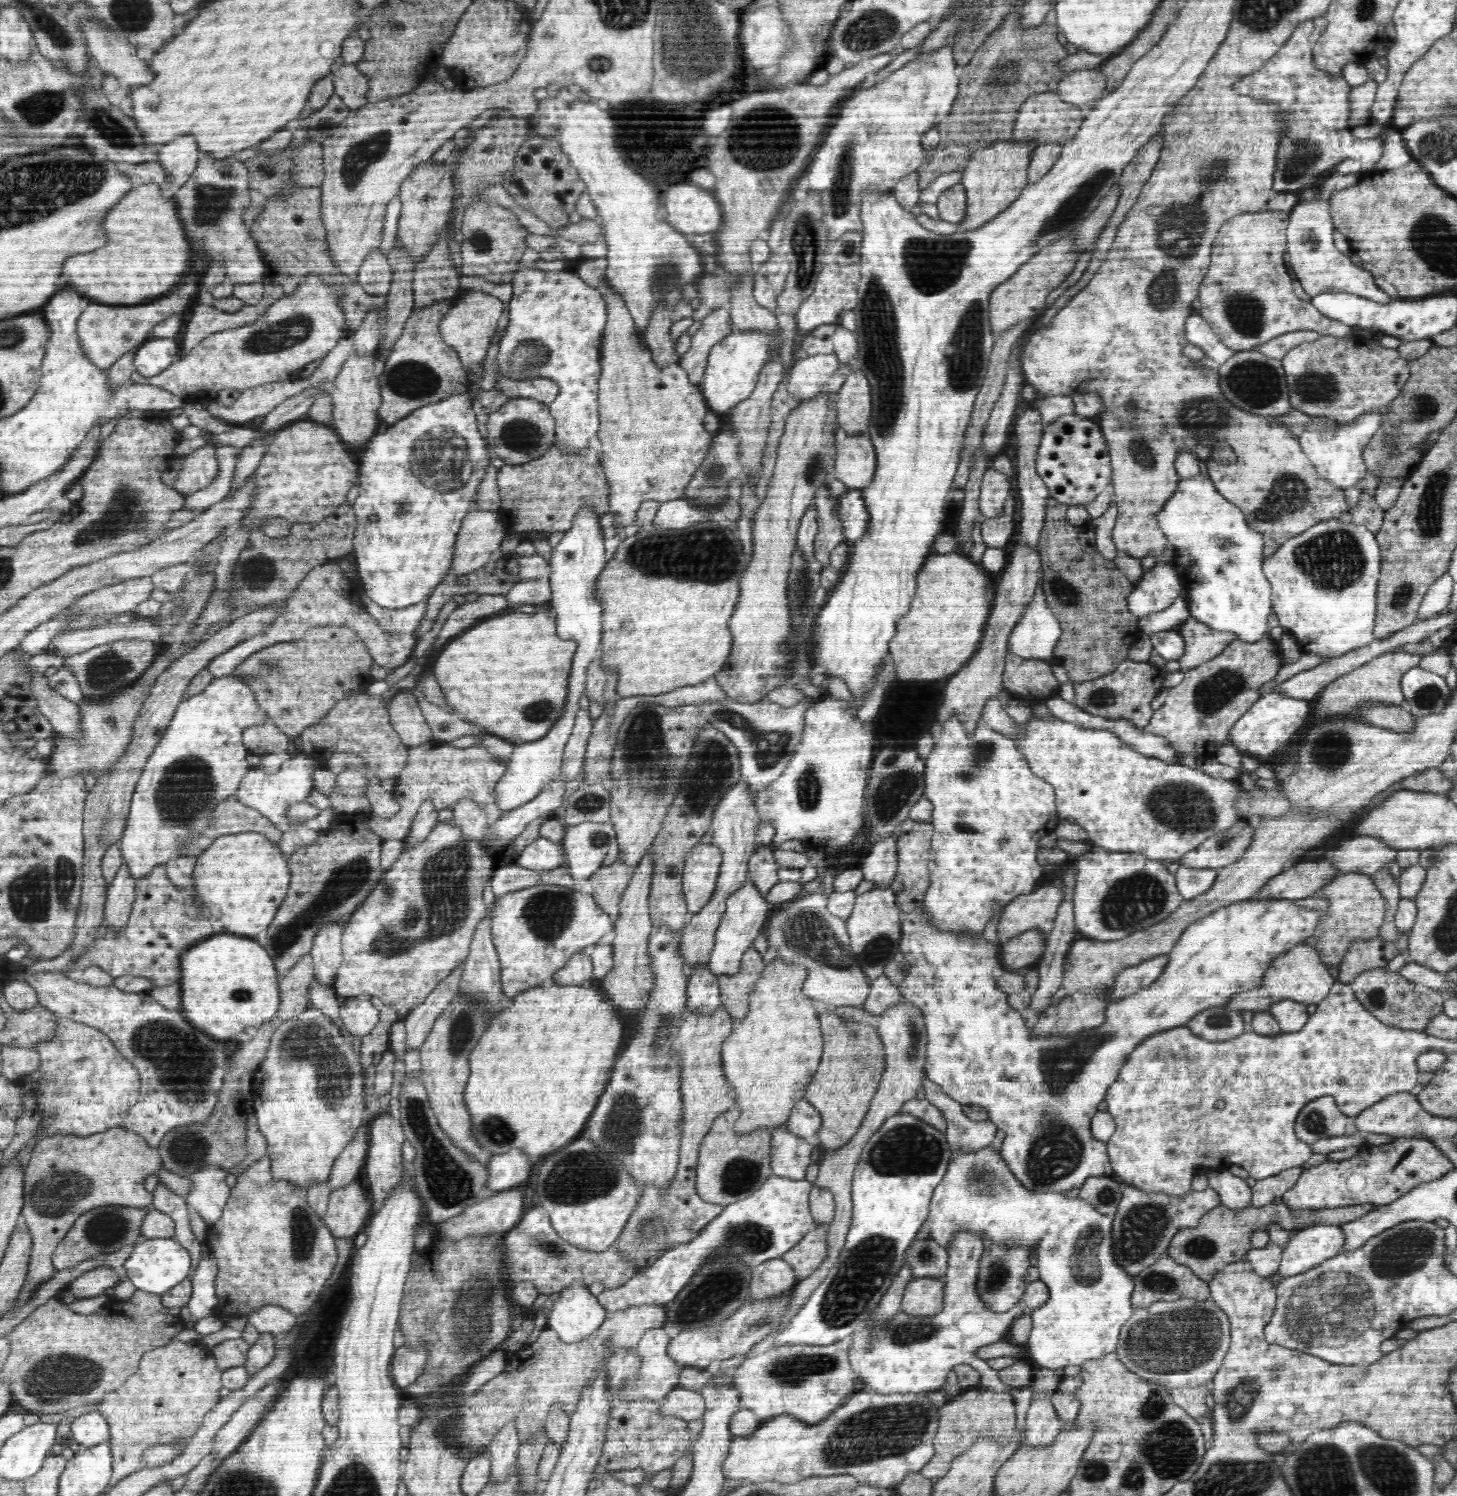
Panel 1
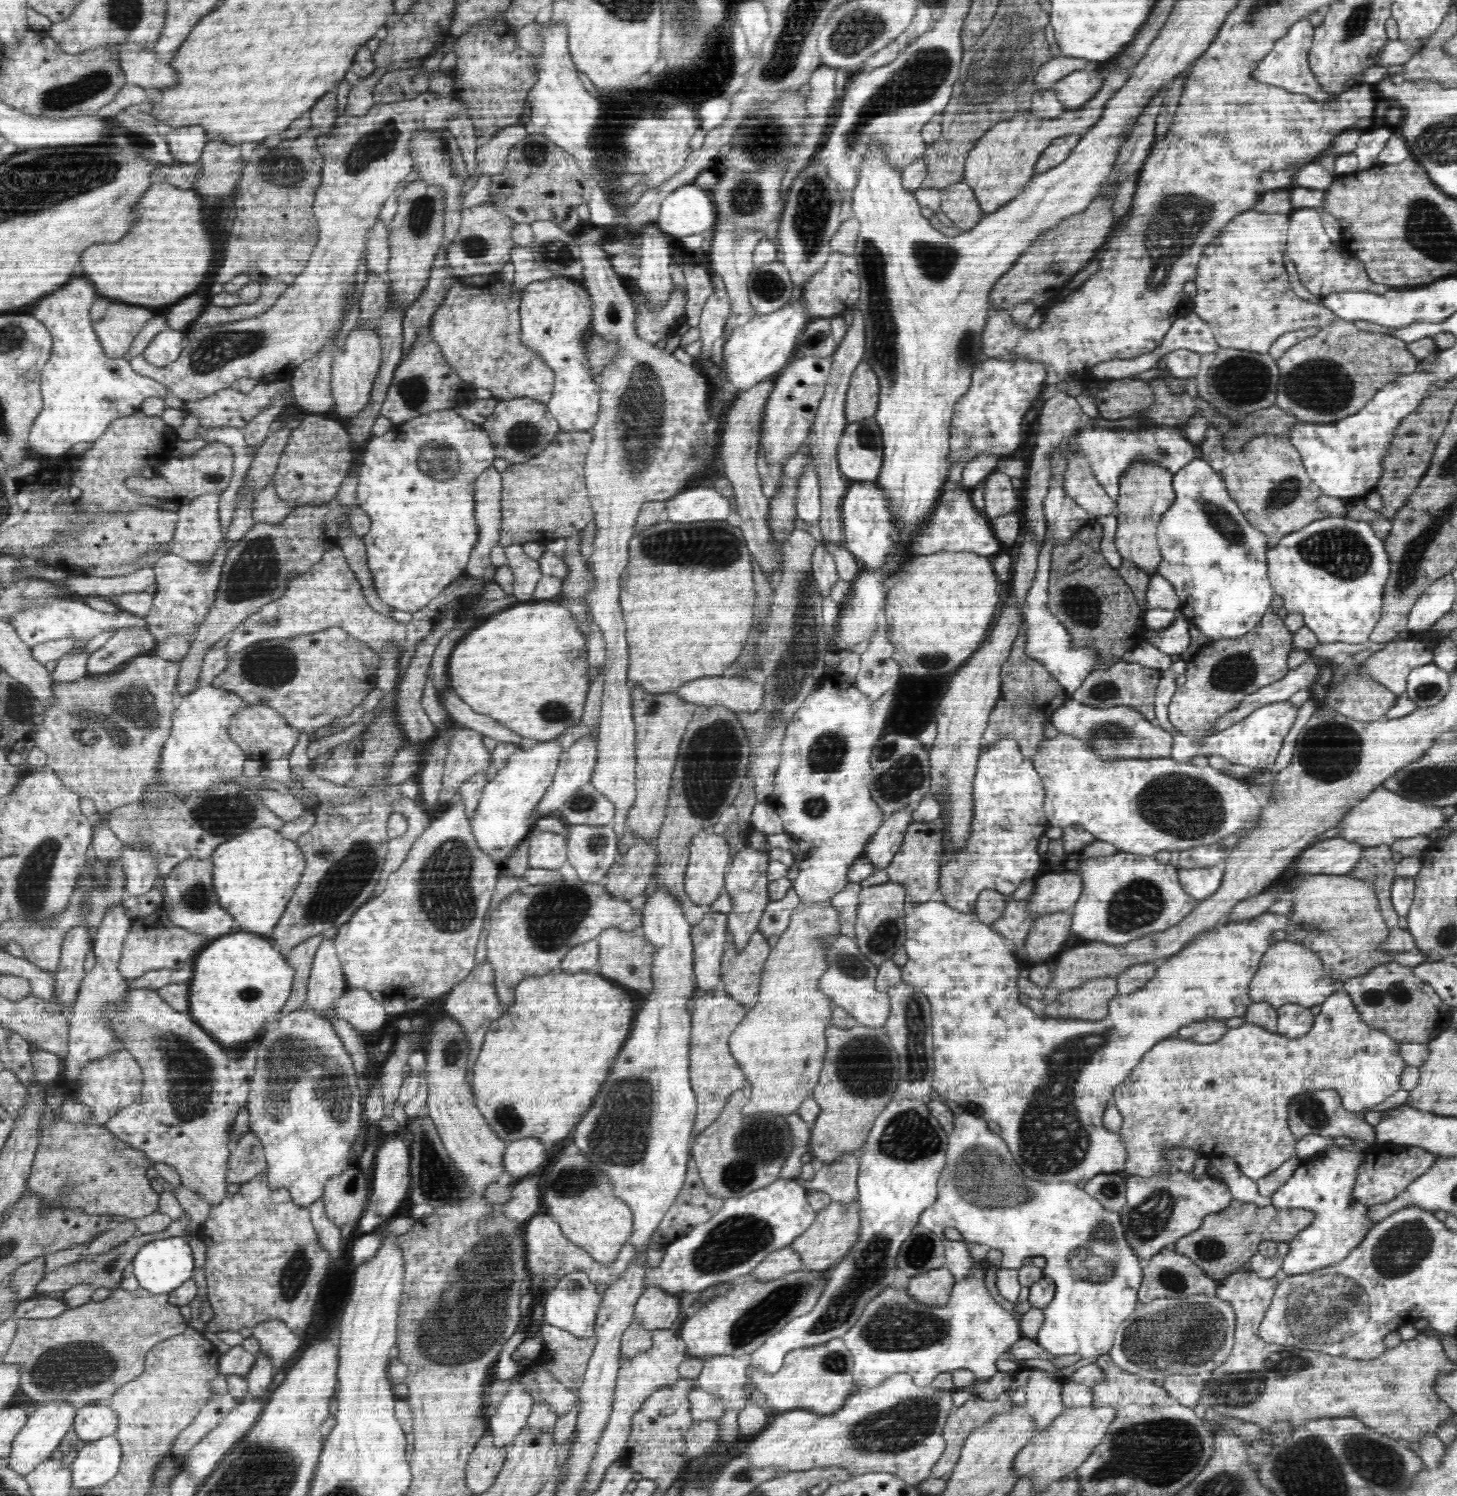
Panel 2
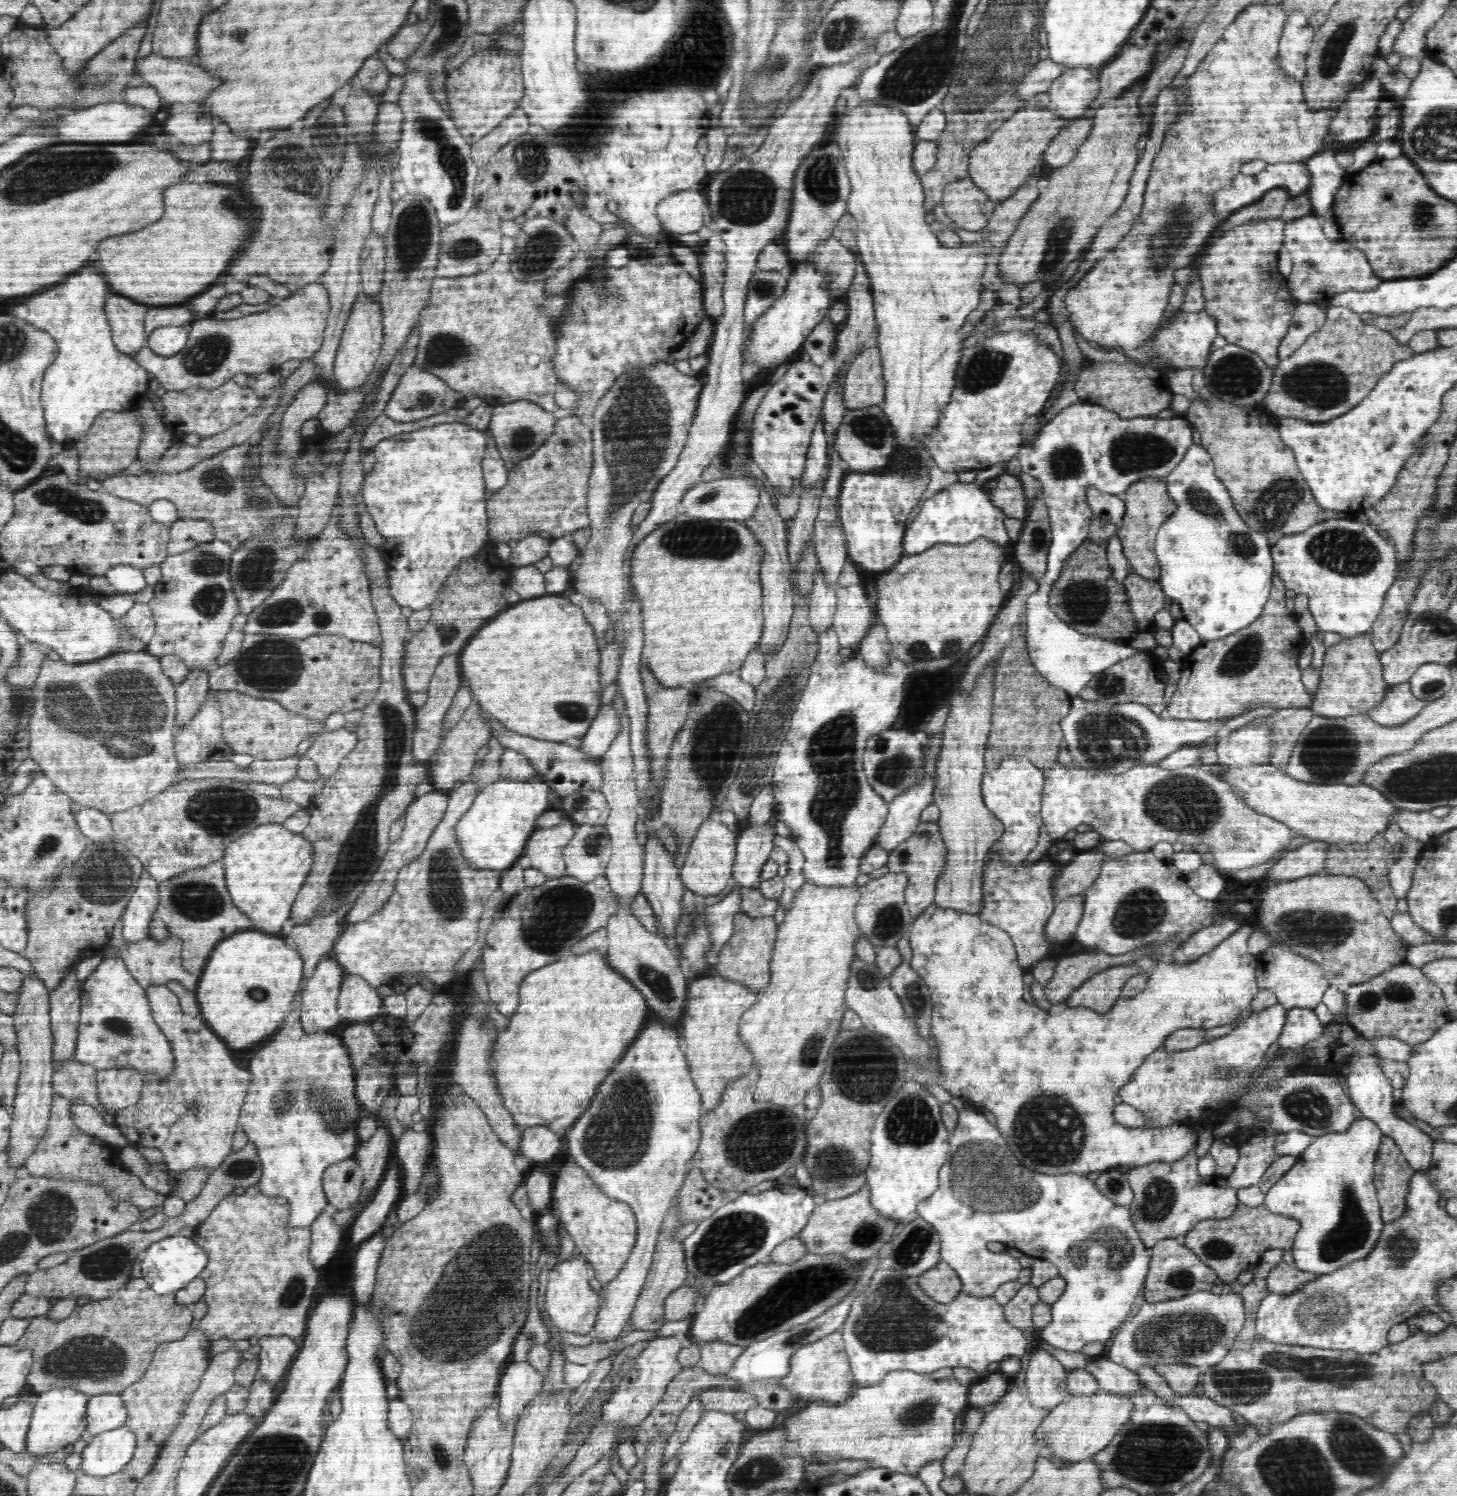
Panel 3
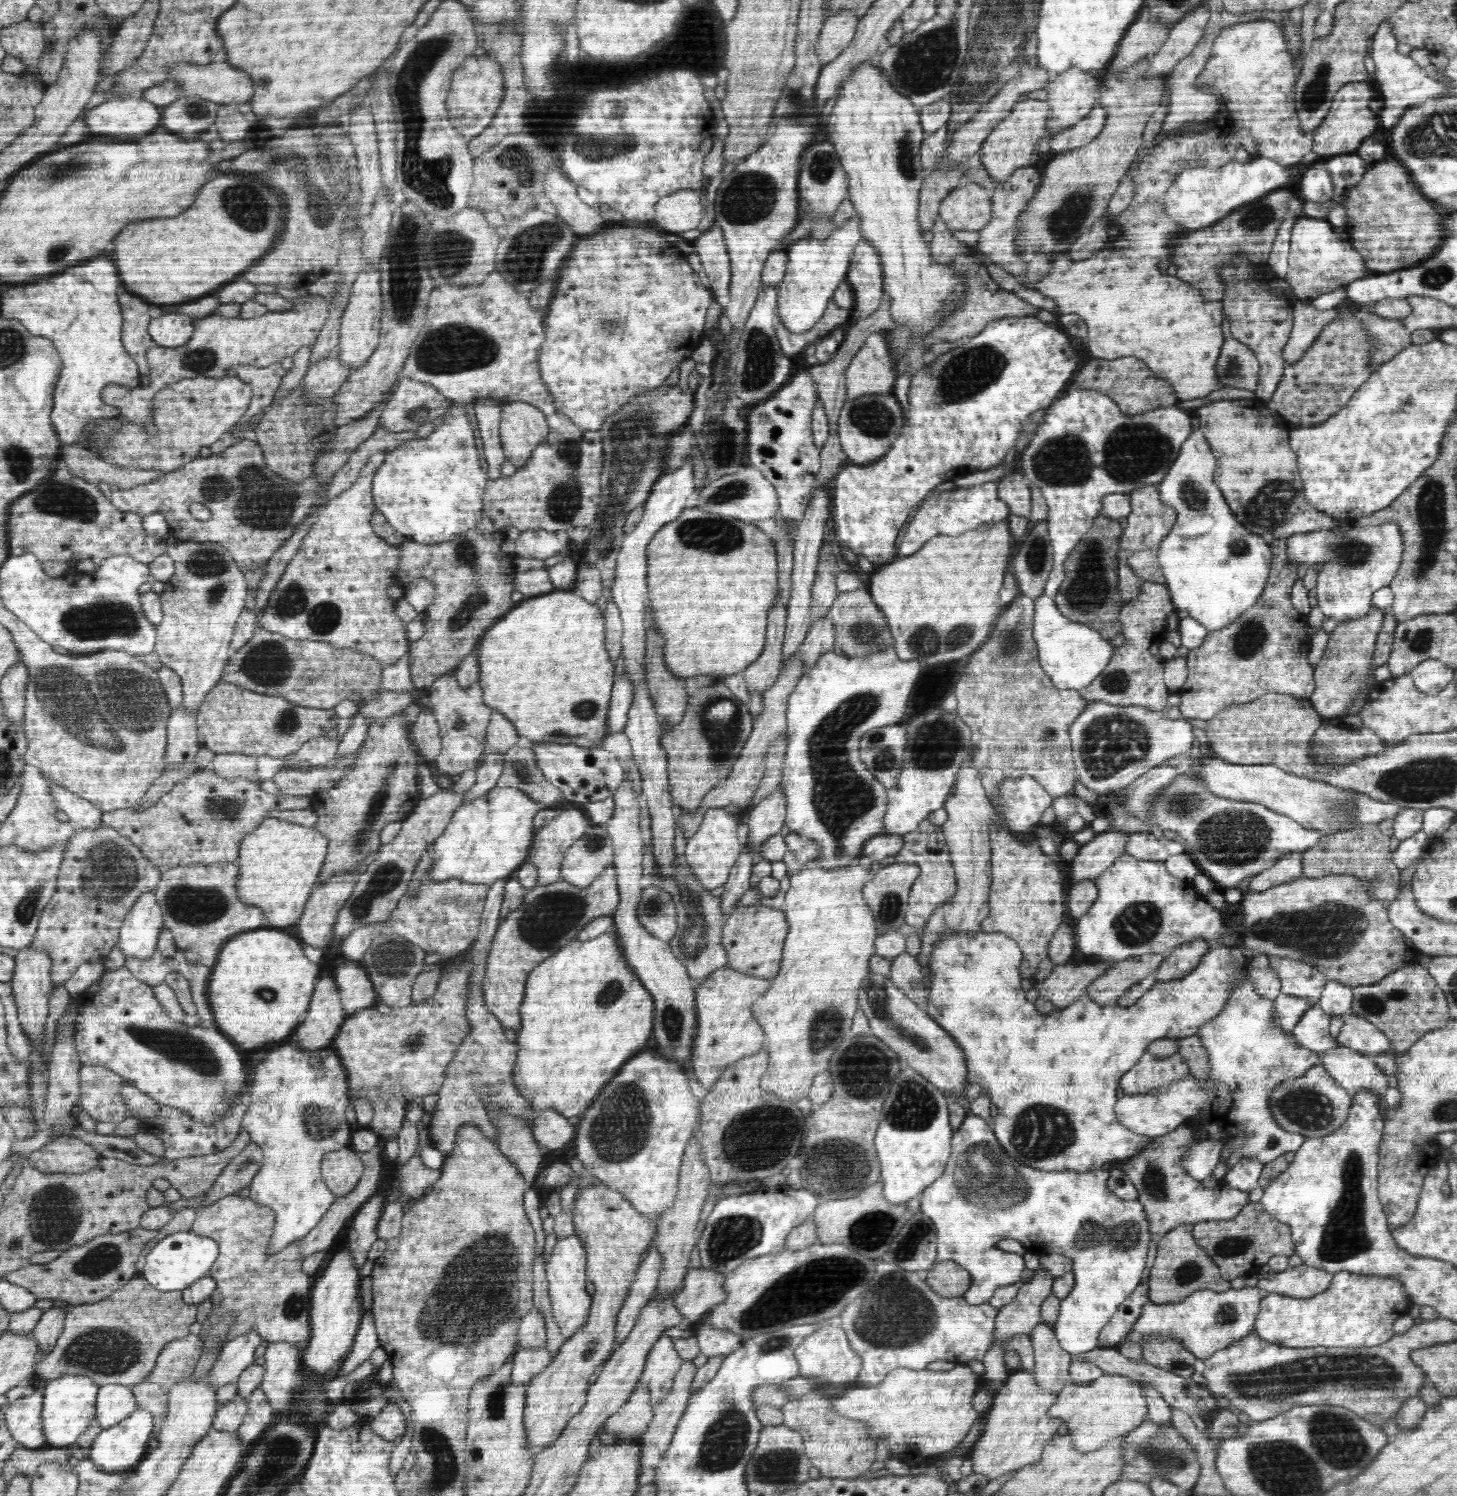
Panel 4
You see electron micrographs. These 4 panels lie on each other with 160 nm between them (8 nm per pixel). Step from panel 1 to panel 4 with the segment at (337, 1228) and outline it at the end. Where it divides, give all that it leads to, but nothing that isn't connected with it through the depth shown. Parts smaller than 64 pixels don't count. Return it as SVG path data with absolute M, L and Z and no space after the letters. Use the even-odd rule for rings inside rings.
M350 1146L326 1153L321 1163L320 1176L328 1189L337 1197L348 1195L363 1174L360 1156Z

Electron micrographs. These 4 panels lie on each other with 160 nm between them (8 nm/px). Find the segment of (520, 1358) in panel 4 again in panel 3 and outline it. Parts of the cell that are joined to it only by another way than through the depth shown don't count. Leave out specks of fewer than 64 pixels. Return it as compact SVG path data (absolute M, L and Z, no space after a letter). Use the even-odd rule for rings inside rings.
M510 1362L505 1367L498 1386L499 1416L503 1421L519 1420L524 1406L541 1393L543 1377L526 1362Z

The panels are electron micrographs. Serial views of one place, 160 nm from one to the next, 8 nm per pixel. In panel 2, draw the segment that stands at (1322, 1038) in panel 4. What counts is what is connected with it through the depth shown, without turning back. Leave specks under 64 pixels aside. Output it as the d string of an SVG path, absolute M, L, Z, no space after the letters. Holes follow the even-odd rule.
M1290 1003L1277 1009L1277 1023L1277 1034L1292 1040L1310 1032L1315 1016L1310 1007Z

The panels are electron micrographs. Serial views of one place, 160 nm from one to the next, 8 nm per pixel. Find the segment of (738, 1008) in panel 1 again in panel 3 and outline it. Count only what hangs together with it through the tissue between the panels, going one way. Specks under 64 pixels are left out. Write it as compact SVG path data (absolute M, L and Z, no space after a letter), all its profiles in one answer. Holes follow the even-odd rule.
M740 911L735 914L733 923L732 936L728 938L727 944L721 949L715 966L716 972L724 980L739 981L740 984L746 984L748 988L755 989L755 992L761 992L768 986L771 979L770 963L778 928L774 917L752 918Z

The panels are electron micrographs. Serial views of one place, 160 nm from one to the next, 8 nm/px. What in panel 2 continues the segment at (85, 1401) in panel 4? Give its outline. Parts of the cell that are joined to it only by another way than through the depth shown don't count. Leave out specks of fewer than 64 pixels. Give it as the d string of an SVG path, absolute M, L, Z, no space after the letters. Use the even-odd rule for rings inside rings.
M50 1400L46 1404L37 1404L36 1409L27 1418L26 1425L16 1435L11 1444L11 1455L7 1466L14 1472L25 1475L32 1472L40 1462L50 1459L52 1452L62 1446L64 1435L73 1426L77 1409L65 1400Z

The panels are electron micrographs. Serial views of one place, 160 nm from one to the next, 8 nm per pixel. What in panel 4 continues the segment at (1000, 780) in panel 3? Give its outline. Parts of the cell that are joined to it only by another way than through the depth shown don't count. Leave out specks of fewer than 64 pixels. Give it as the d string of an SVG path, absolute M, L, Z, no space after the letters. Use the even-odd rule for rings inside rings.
M1031 776L1020 779L1008 779L1002 784L998 800L991 800L992 807L1002 808L1005 826L1012 832L1030 832L1039 829L1040 817L1051 806L1053 796Z

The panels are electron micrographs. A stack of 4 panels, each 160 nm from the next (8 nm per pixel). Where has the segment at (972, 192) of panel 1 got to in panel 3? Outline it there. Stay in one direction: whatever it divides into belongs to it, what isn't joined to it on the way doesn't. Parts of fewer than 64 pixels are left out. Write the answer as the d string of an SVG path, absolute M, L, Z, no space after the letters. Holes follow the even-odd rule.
M1129 39L1117 56L1106 63L1106 66L1100 70L1099 80L1100 85L1100 96L1091 102L1092 106L1088 108L1088 112L1084 116L1092 116L1094 120L1094 114L1096 114L1096 108L1100 108L1100 104L1112 100L1112 96L1120 96L1120 92L1125 90L1134 84L1137 80L1140 80L1144 75L1148 74L1152 68L1153 60L1155 56L1155 49L1140 48L1139 45L1132 44ZM1026 106L1018 110L1012 118L1008 118L992 133L992 136L977 144L972 150L967 166L969 177L974 185L984 189L990 201L997 203L1007 200L1025 184L1028 176L1037 173L1043 162L1044 150L1048 148L1048 144L1058 132L1058 122L1060 122L1060 128L1064 128L1068 122L1064 118L1060 120L1054 118L1052 110L1052 108Z

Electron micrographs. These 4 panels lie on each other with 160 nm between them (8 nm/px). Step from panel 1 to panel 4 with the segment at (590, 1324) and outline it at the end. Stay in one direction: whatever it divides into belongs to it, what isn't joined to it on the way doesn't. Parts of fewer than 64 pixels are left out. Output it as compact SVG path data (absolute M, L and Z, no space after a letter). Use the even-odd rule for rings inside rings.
M572 1234L557 1240L545 1266L545 1273L549 1283L552 1318L554 1318L557 1326L560 1327L560 1332L566 1338L572 1336L588 1318L592 1296L586 1291L586 1280L588 1280L586 1270L586 1244L583 1244L580 1237Z

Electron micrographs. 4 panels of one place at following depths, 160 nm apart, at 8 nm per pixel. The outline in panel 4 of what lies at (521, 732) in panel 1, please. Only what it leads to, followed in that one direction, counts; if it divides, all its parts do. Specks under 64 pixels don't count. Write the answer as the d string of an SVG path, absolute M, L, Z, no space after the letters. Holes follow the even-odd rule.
M554 590L543 595L531 596L524 602L517 603L508 611L508 616L502 616L493 624L480 640L477 661L480 672L478 682L483 688L484 705L502 713L514 724L519 737L526 737L532 743L538 744L574 744L580 748L592 748L602 745L605 738L610 736L607 716L611 707L611 694L615 684L615 666L612 665L610 654L605 647L605 619L596 604L588 604L584 598L576 596L572 590Z

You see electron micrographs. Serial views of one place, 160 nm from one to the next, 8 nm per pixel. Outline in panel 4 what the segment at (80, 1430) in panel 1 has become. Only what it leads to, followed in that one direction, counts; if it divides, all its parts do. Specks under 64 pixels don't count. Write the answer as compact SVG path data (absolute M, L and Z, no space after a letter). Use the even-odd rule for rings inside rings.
M106 1384L99 1387L95 1404L95 1419L104 1429L110 1428L137 1409L131 1387Z

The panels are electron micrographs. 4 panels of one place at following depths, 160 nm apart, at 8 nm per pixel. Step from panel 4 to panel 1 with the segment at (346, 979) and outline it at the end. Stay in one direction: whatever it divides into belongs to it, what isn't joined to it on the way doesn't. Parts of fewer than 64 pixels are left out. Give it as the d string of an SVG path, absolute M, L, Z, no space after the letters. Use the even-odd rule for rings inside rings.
M352 998L347 1002L343 1002L341 1005L341 1021L343 1022L343 1028L349 1032L352 1036L357 1036L358 1038L362 1038L366 1036L366 1034L370 1034L370 1031L377 1025L379 1021L379 1011L370 1003L370 998L366 998L363 1000L356 1000Z

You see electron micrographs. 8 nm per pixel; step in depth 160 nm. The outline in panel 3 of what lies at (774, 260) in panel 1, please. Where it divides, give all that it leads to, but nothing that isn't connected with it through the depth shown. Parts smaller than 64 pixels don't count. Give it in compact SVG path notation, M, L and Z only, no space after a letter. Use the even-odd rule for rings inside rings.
M756 270L752 273L751 282L747 286L747 302L744 316L746 330L756 324L756 320L764 314L788 286L785 272Z

